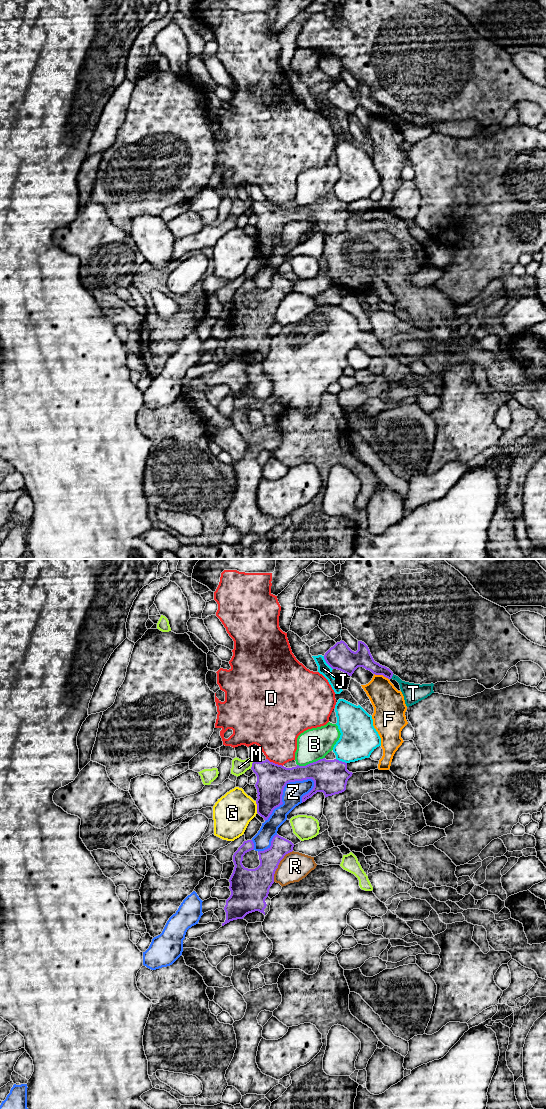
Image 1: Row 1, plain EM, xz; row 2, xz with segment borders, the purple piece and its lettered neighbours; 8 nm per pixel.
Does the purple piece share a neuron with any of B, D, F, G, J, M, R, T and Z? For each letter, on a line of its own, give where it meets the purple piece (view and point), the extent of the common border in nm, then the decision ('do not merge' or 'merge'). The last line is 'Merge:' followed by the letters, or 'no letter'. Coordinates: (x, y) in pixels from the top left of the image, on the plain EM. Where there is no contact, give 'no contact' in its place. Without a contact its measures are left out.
B: contact xz (310, 203); length 240 nm; do not merge
D: contact xz (274, 203); length 150 nm; do not merge
F: contact xz (381, 114); length 130 nm; do not merge
G: contact xz (257, 247); length 100 nm; do not merge
J: contact xz (326, 102); length 130 nm; do not merge
M: contact xz (252, 205); length 70 nm; do not merge
R: contact xz (278, 304); length 300 nm; do not merge
T: contact xz (392, 115); length 50 nm; do not merge
Z: contact xz (283, 229); length 500 nm; do not merge
Merge: no letter

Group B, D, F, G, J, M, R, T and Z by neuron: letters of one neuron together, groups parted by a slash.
B / D / F / G / J / M / R / T / Z

